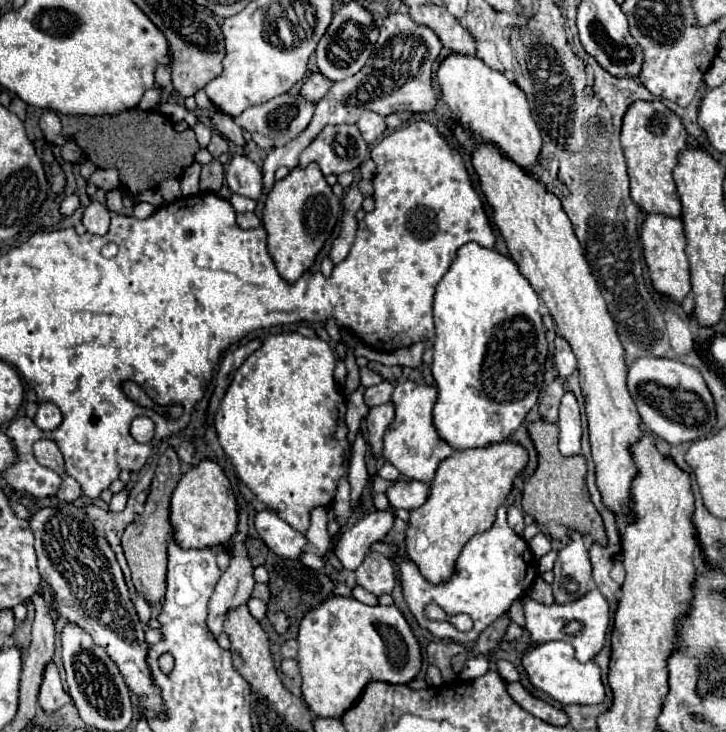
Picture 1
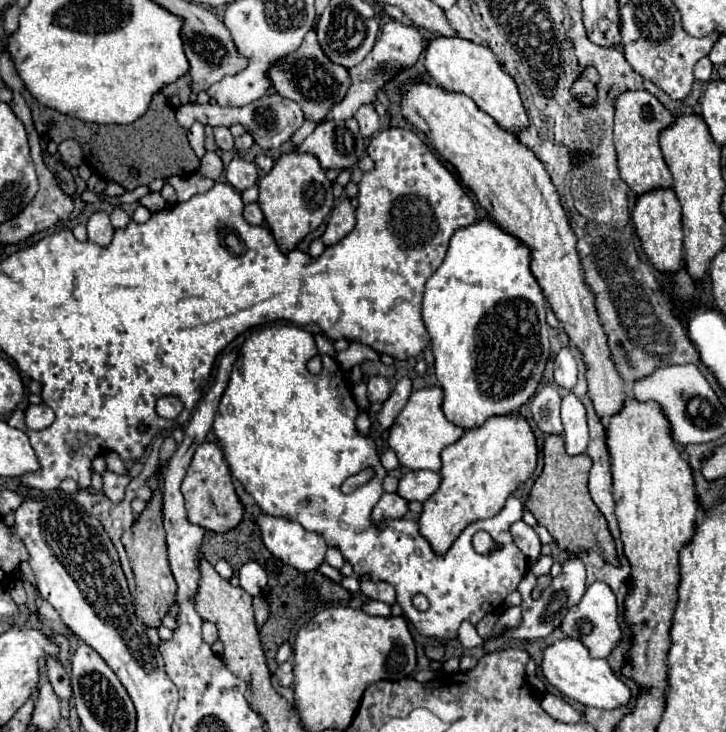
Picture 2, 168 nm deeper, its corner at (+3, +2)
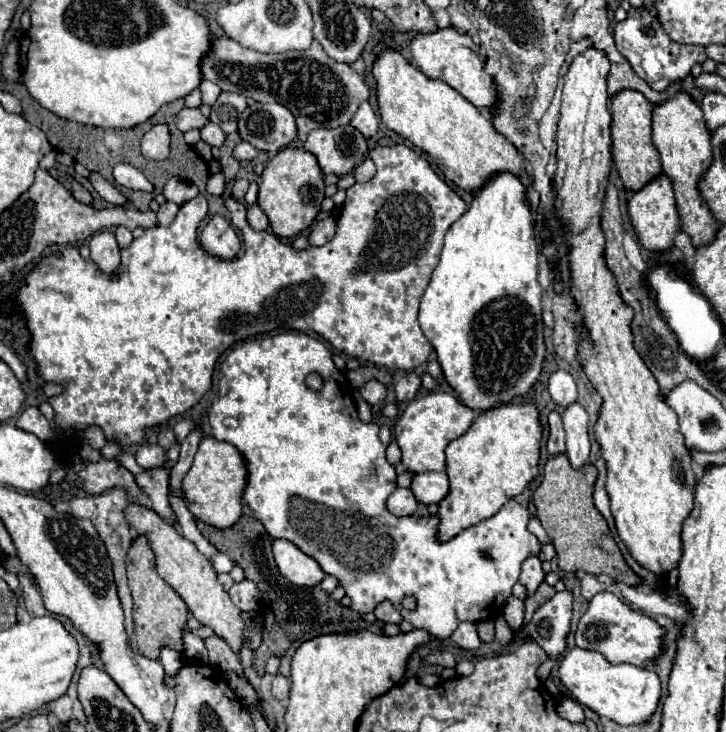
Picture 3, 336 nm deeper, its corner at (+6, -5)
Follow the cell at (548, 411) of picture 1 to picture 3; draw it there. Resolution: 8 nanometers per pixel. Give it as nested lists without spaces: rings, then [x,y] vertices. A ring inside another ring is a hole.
[[[558,412],[548,414],[548,426],[550,426],[550,436],[548,436],[548,452],[550,454],[562,454],[566,444],[564,444],[564,428]]]

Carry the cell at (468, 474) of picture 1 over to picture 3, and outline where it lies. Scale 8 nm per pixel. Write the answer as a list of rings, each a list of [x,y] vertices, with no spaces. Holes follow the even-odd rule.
[[[504,404],[482,412],[468,432],[446,446],[450,492],[438,504],[438,540],[446,542],[472,524],[498,514],[506,500],[516,498],[538,474],[542,428],[534,404]]]

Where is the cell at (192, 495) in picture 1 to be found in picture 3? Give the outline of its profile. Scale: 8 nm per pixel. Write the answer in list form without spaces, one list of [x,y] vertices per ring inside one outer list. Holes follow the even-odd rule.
[[[212,436],[202,438],[194,456],[190,472],[182,480],[182,492],[188,510],[196,520],[202,520],[214,528],[232,528],[242,516],[242,490],[246,484],[246,466],[240,452],[228,444],[218,442]]]

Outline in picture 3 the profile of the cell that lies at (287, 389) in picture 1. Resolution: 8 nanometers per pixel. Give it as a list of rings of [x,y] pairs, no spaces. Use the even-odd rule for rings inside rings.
[[[282,332],[282,334],[276,334],[274,336],[268,336],[265,338],[258,338],[258,340],[250,340],[250,342],[244,342],[236,348],[230,350],[230,354],[224,358],[222,366],[220,366],[220,386],[218,386],[218,398],[216,402],[210,406],[210,426],[212,426],[212,434],[216,440],[224,440],[232,446],[238,448],[238,452],[242,454],[244,462],[246,462],[246,470],[248,470],[248,476],[246,476],[246,488],[244,488],[244,502],[250,506],[250,510],[256,514],[256,518],[264,524],[266,532],[272,536],[272,538],[286,538],[290,542],[294,542],[304,554],[312,556],[326,574],[332,574],[338,578],[338,582],[344,586],[346,594],[352,598],[352,610],[356,610],[358,614],[364,614],[364,612],[372,612],[376,608],[378,602],[382,600],[390,600],[398,612],[402,614],[404,620],[408,620],[414,628],[422,628],[426,630],[430,636],[434,636],[436,640],[448,640],[454,632],[454,628],[458,628],[460,622],[482,622],[482,620],[496,620],[500,614],[502,614],[502,608],[506,604],[506,600],[510,598],[512,594],[512,586],[518,582],[518,576],[520,576],[520,564],[530,556],[530,554],[538,554],[540,552],[540,542],[536,536],[532,536],[528,530],[526,530],[526,524],[530,520],[530,510],[520,506],[516,500],[508,500],[502,510],[476,524],[476,526],[470,526],[466,528],[464,532],[460,532],[456,538],[440,544],[436,542],[436,524],[438,524],[438,518],[436,516],[422,516],[422,518],[416,518],[416,516],[404,516],[404,518],[396,518],[392,516],[388,510],[386,510],[386,500],[388,496],[396,490],[396,472],[394,468],[386,462],[386,446],[380,442],[378,438],[378,426],[376,424],[362,424],[356,416],[356,404],[354,404],[354,396],[352,396],[352,386],[348,384],[346,386],[346,376],[334,366],[332,358],[330,358],[330,350],[324,342],[308,336],[308,334],[302,334],[302,332]],[[310,372],[316,372],[322,376],[324,380],[324,386],[322,390],[310,390],[304,382],[304,378],[310,374]],[[482,550],[488,550],[490,552],[490,560],[482,558],[480,552]],[[404,596],[416,596],[418,600],[418,608],[414,612],[408,612],[402,608],[402,598]]]

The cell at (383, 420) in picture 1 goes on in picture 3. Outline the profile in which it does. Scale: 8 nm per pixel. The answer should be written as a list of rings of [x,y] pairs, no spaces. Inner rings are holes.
[[[408,372],[406,376],[402,376],[396,382],[396,400],[400,400],[400,402],[414,400],[418,388],[420,388],[420,376],[416,372]]]

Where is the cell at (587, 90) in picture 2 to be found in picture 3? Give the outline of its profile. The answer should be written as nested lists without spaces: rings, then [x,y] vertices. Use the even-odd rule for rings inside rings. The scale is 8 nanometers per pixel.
[[[586,48],[574,58],[566,74],[556,138],[556,190],[564,202],[558,218],[570,224],[566,240],[570,244],[572,296],[590,332],[590,338],[578,348],[578,358],[596,392],[604,398],[594,436],[608,468],[606,492],[610,496],[612,516],[632,558],[642,568],[666,580],[668,572],[678,568],[682,556],[680,532],[694,506],[694,472],[676,412],[664,402],[652,372],[632,346],[630,320],[634,312],[618,296],[614,276],[602,258],[604,234],[600,230],[600,212],[612,164],[608,132],[610,98],[606,92],[608,70],[610,62],[604,52]]]

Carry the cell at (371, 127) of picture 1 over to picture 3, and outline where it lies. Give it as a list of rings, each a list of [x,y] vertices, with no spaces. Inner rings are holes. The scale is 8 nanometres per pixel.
[[[362,102],[358,112],[354,114],[352,122],[350,122],[358,132],[362,132],[362,136],[366,138],[372,138],[376,132],[378,132],[378,118],[372,110],[372,106],[368,102]]]

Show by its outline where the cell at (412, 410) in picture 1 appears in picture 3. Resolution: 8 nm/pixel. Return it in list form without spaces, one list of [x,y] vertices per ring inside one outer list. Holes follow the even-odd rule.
[[[430,392],[412,400],[402,416],[394,424],[394,440],[402,450],[402,464],[412,474],[420,472],[442,472],[444,470],[444,448],[458,436],[462,436],[474,422],[474,412],[458,402],[454,394]]]

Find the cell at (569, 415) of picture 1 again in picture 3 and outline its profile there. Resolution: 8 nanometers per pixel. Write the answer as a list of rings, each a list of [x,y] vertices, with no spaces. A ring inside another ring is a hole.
[[[574,402],[562,414],[564,430],[566,430],[566,456],[574,468],[582,468],[590,456],[590,440],[588,440],[588,414],[586,410]]]

